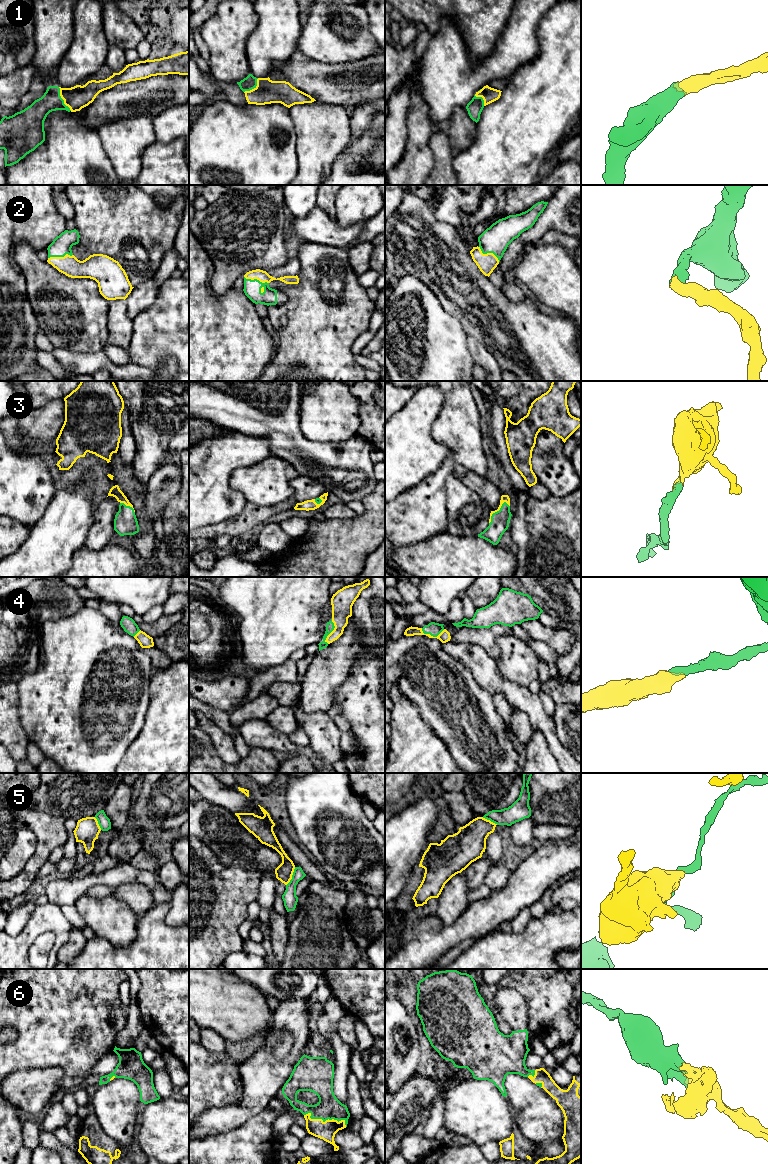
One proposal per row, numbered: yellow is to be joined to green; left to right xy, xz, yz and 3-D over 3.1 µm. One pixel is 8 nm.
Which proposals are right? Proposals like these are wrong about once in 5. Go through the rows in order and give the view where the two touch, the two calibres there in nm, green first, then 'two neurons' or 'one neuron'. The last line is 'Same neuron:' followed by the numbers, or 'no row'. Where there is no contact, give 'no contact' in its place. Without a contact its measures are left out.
1: xy | 170/190 nm | one neuron
2: yz | 220/150 nm | one neuron
3: yz | 150/60 nm | one neuron
4: xz | 70/180 nm | one neuron
5: xz | 120/140 nm | two neurons
6: xz | 190/150 nm | one neuron
Same neuron: 1, 2, 3, 4, 6

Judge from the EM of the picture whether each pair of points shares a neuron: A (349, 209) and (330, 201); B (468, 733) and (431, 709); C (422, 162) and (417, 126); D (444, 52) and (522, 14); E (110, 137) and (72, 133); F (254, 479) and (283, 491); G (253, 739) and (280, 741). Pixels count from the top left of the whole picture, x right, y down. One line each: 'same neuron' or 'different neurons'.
A: different neurons
B: same neuron
C: same neuron
D: same neuron
E: different neurons
F: same neuron
G: same neuron

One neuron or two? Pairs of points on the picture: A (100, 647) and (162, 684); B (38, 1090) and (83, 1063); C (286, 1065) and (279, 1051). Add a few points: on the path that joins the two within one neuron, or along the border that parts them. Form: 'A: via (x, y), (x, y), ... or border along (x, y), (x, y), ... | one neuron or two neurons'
A: border along (152, 677), (150, 680), (149, 700) | two neurons
B: border along (40, 1069), (59, 1067), (63, 1071), (60, 1087) | two neurons
C: border along (292, 1036), (293, 1043), (289, 1052), (278, 1059) | two neurons

